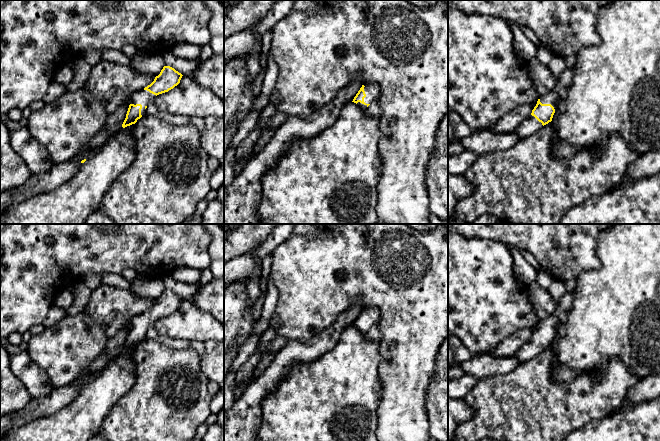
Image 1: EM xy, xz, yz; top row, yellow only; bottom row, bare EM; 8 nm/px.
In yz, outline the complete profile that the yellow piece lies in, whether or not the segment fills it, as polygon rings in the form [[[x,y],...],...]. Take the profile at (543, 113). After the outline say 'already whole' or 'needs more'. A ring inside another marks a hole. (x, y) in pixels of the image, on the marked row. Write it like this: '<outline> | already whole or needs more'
[[[551,91],[538,99],[531,116],[525,119],[515,130],[517,136],[525,138],[551,122],[558,99],[559,95],[555,91]]] | needs more

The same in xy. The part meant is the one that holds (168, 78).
[[[164,66],[160,74],[155,77],[154,81],[143,90],[135,92],[130,98],[126,118],[122,124],[125,128],[135,124],[138,119],[146,115],[147,105],[155,100],[159,94],[168,92],[180,83],[182,74],[170,66]]] | needs more

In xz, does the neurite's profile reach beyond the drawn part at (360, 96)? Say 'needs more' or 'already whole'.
needs more

